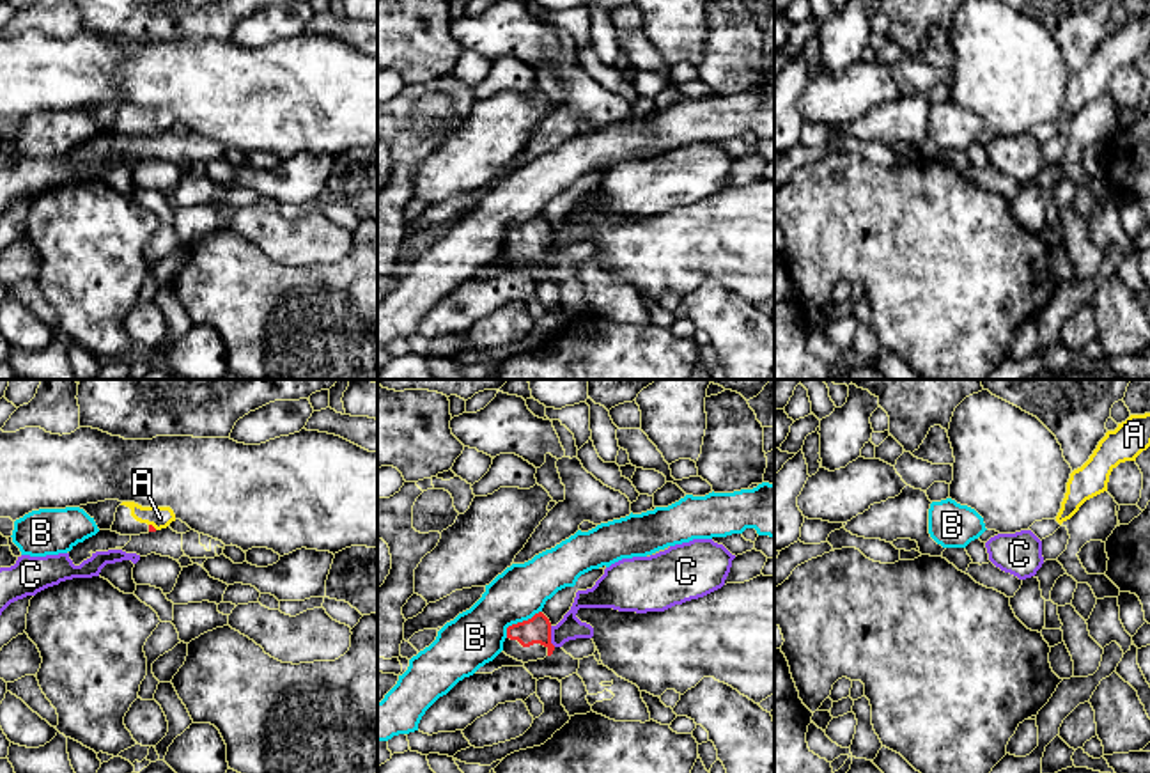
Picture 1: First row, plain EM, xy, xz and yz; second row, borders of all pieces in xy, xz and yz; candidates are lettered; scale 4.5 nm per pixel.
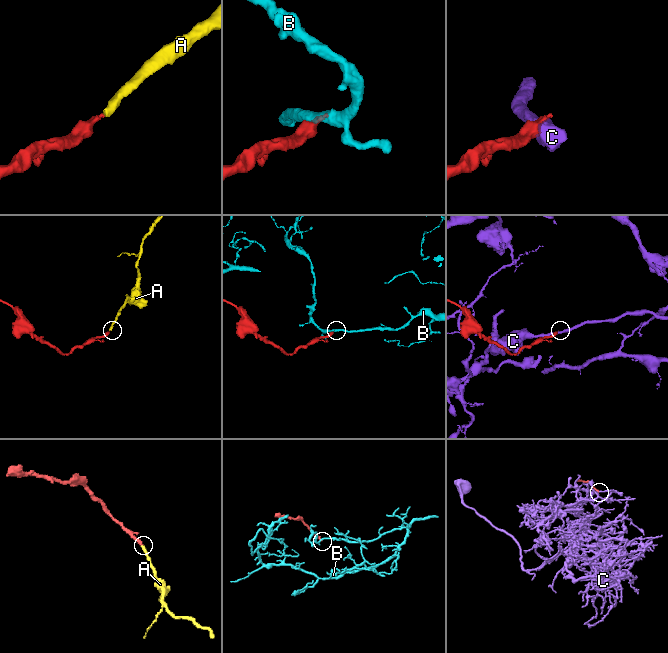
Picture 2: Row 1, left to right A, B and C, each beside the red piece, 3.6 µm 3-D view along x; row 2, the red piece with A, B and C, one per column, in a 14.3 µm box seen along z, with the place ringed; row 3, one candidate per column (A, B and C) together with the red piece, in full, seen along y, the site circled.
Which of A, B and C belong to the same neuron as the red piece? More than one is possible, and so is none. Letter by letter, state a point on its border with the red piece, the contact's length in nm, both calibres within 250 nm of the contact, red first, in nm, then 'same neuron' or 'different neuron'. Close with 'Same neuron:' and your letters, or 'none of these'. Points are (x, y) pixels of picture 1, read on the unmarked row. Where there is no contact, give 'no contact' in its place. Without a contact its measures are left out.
A: meets red in xy at (151, 128); contact 50 nm long; 30 nm thick on the red side, 100 nm on the other; same neuron
B: meets red in xz at (520, 226); contact 200 nm long; 130 nm thick on the red side, 260 nm on the other; different neuron
C: meets red in xz at (550, 240); contact 100 nm long; 130 nm thick on the red side, 110 nm on the other; different neuron
Same neuron: A

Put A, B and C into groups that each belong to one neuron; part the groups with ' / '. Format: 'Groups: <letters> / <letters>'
Groups: A / B / C

